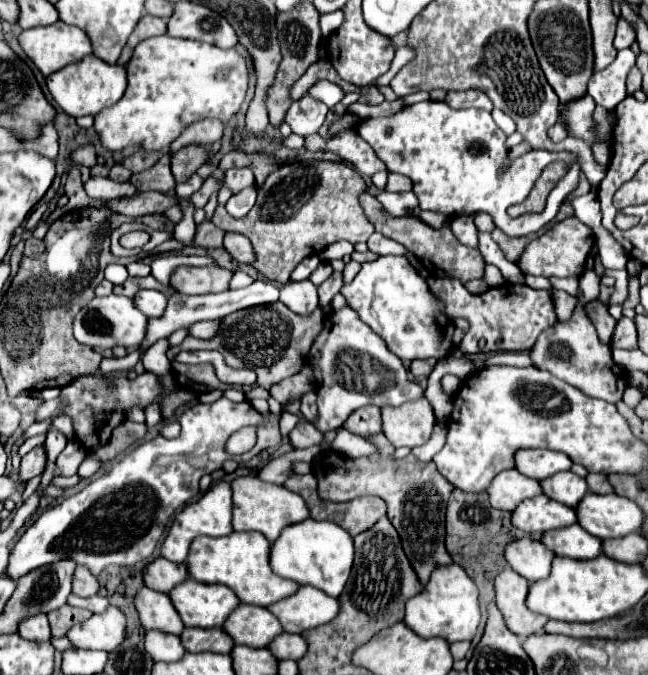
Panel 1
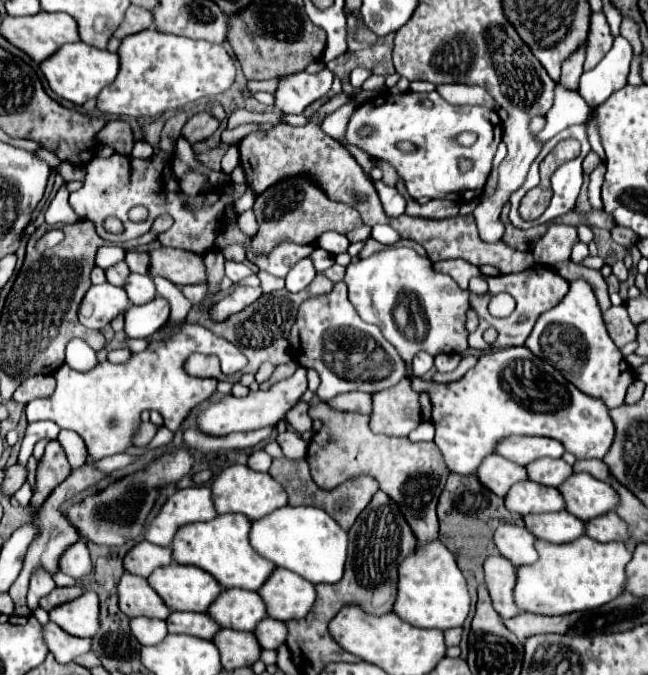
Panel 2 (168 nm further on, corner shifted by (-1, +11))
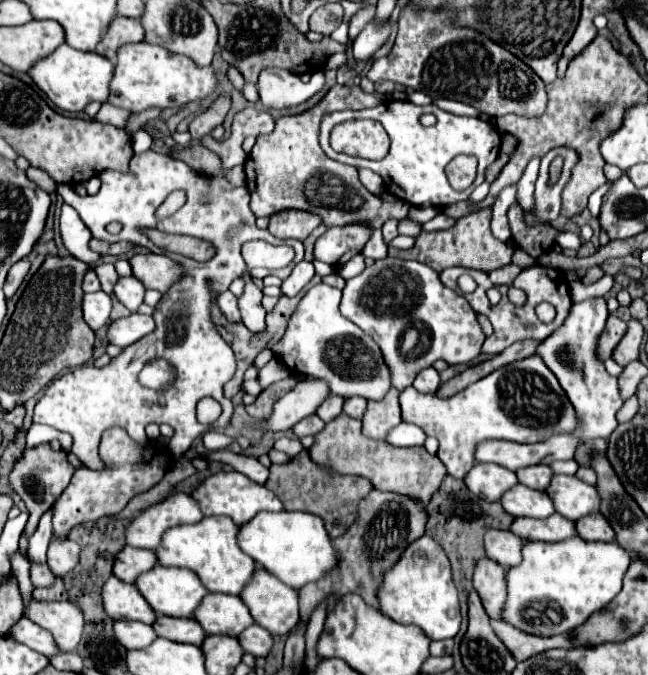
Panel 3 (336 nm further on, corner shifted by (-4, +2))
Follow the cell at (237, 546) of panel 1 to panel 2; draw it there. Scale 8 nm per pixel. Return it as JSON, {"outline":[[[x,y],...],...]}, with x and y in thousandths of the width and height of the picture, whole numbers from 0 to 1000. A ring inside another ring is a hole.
{"outline":[[[338,763],[329,772],[319,775],[298,775],[285,778],[285,784],[273,787],[273,796],[267,799],[267,831],[279,837],[301,837],[319,849],[326,849],[341,870],[356,873],[384,873],[400,876],[406,864],[421,852],[427,837],[406,828],[384,804],[384,787],[387,787],[384,766],[378,763]]]}

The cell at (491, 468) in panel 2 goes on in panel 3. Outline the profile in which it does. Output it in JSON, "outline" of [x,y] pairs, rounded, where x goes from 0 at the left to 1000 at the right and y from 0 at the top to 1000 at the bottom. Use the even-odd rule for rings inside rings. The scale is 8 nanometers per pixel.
{"outline":[[[731,687],[728,696],[716,705],[716,714],[728,732],[750,744],[765,744],[772,735],[799,717],[799,708],[790,696],[769,687]]]}

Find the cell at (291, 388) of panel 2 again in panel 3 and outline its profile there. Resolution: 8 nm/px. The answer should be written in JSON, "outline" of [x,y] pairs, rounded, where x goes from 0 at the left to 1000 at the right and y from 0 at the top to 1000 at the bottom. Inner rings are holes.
{"outline":[[[494,560],[466,563],[423,599],[420,616],[401,631],[414,637],[448,637],[466,619],[488,613],[491,601],[506,587],[509,587],[509,575],[503,563]]]}

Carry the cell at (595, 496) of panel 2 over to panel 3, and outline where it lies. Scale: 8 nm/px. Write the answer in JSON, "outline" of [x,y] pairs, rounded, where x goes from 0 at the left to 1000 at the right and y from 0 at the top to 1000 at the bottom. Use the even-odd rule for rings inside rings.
{"outline":[[[855,702],[843,723],[843,732],[849,735],[858,759],[877,770],[892,770],[901,761],[923,759],[926,738],[920,732],[920,723],[892,711],[889,705]]]}

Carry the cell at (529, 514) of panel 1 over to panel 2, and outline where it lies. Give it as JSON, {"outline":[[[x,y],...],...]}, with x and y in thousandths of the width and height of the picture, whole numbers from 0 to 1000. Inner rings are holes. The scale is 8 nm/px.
{"outline":[[[804,713],[801,719],[792,719],[779,736],[779,748],[789,760],[801,760],[804,766],[819,760],[856,760],[875,754],[872,739],[860,724],[829,719],[823,713]]]}

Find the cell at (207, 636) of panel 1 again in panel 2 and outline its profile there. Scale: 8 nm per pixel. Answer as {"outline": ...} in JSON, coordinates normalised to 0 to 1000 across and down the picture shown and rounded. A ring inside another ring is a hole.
{"outline":[[[264,908],[258,917],[261,938],[285,938],[307,947],[329,947],[341,932],[323,908]]]}

